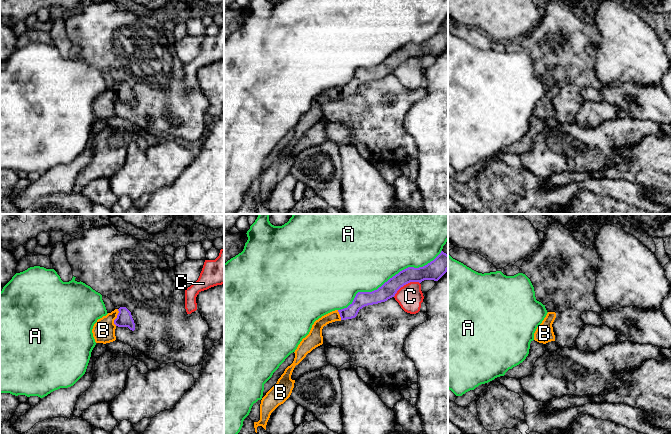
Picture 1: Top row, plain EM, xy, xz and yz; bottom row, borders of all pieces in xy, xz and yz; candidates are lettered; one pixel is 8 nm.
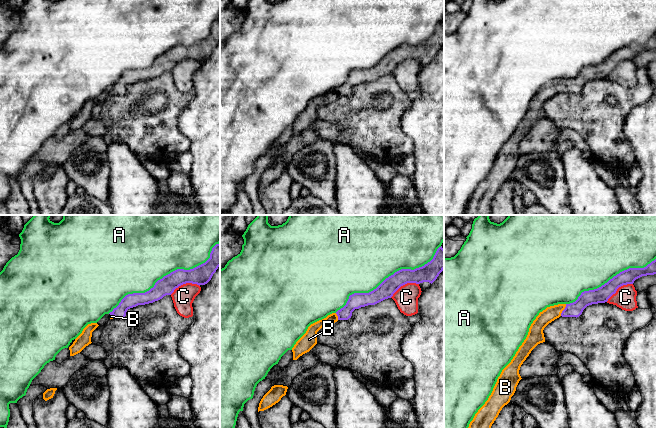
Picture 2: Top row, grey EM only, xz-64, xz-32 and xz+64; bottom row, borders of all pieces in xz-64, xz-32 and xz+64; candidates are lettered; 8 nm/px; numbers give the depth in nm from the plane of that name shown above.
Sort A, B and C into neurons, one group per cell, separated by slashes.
A / B / C

